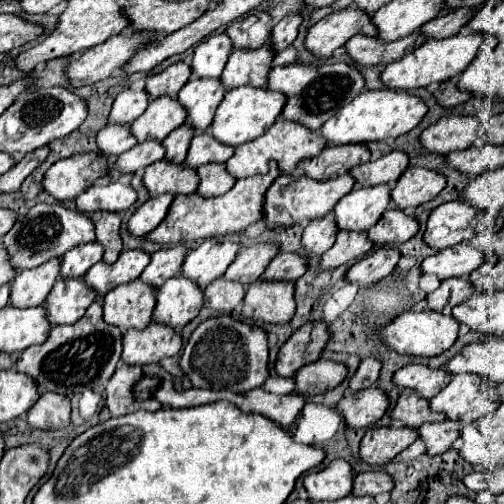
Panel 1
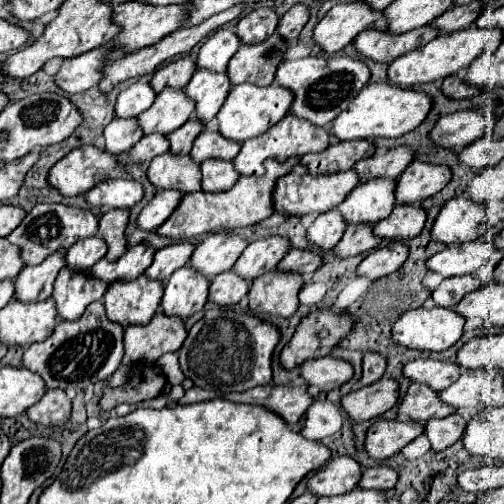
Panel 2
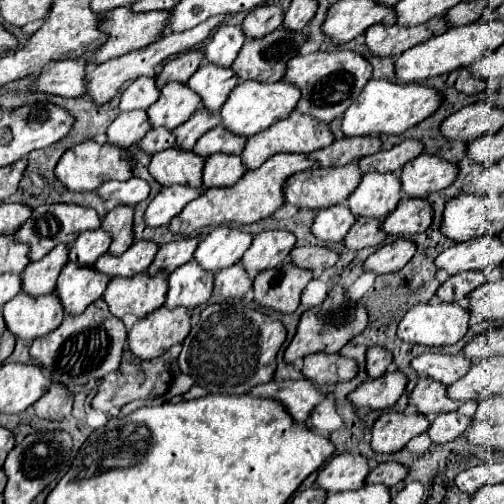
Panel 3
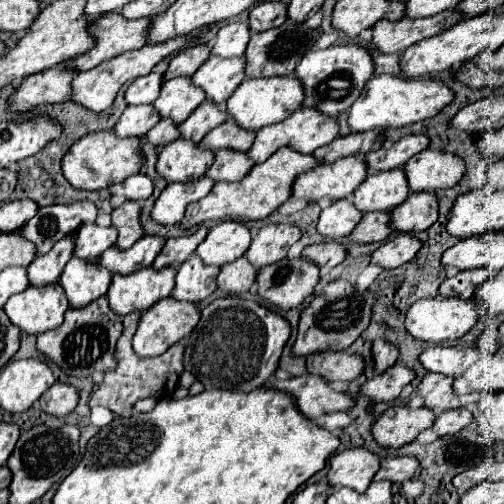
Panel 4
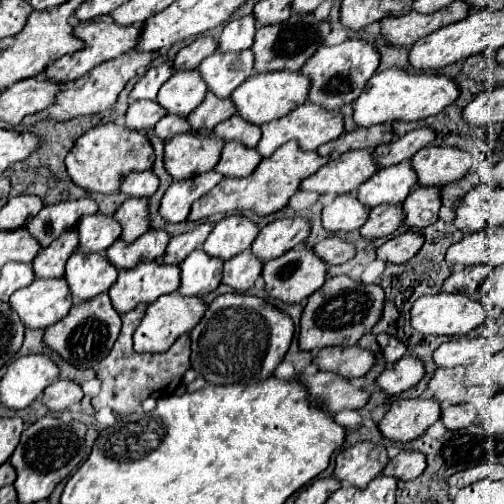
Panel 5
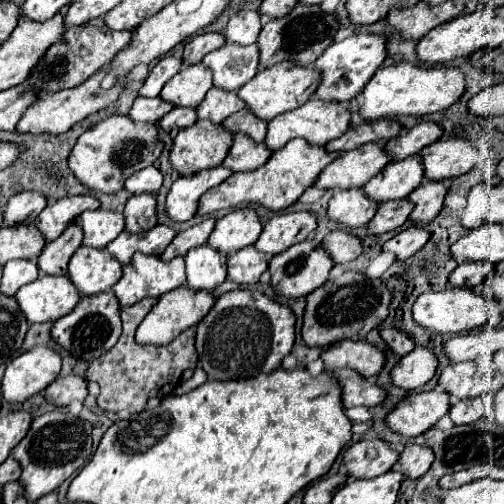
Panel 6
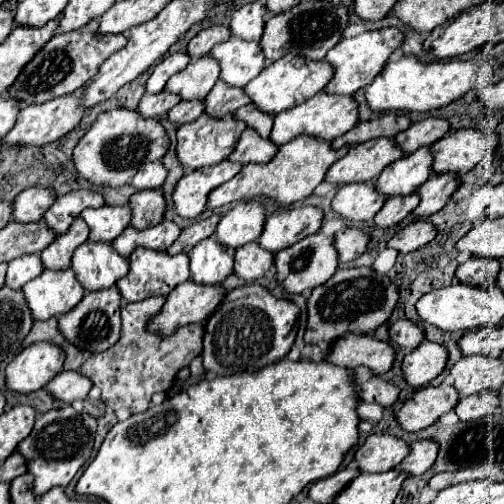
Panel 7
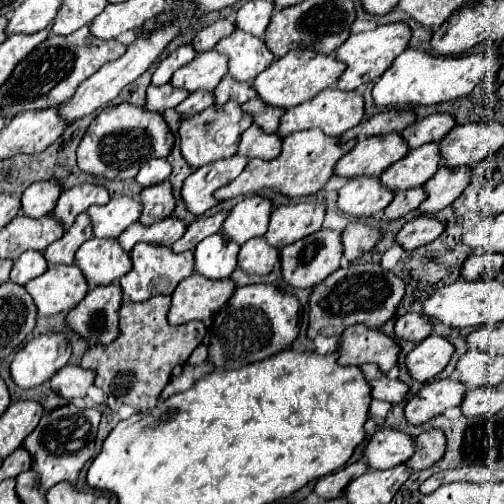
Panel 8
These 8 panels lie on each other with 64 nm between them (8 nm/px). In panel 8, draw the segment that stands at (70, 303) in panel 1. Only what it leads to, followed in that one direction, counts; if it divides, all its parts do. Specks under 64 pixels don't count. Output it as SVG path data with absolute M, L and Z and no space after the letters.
M90 238L78 248L74 264L82 270L90 288L108 286L132 268L128 252L120 248L116 238Z

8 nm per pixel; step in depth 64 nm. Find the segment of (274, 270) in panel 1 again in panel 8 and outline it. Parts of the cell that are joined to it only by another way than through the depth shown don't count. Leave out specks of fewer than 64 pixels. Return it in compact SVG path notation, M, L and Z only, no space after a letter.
M352 222L344 228L342 232L342 248L344 248L344 258L348 262L360 258L362 254L370 252L374 244L380 240L380 232L376 228L370 228L360 222Z

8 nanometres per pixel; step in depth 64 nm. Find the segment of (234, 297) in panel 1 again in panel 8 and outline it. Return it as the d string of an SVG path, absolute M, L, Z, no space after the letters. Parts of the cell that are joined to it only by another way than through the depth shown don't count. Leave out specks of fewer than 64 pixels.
M252 238L248 240L238 254L238 268L244 274L270 274L272 266L278 262L280 252L268 244L264 244L264 238Z

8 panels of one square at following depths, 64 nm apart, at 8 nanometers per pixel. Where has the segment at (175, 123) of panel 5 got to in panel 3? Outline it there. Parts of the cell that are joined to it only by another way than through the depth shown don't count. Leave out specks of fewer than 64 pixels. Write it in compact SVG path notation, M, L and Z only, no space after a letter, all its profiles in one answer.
M154 128L140 140L140 150L146 154L156 154L174 146L174 136L166 128Z

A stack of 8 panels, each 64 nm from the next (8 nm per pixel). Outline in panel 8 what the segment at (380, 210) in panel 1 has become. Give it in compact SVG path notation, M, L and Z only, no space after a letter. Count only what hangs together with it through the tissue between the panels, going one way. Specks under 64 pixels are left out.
M430 142L416 150L410 150L408 156L404 156L396 164L392 164L388 170L384 170L380 174L380 180L392 192L418 188L436 174L438 162L440 162L438 144Z

